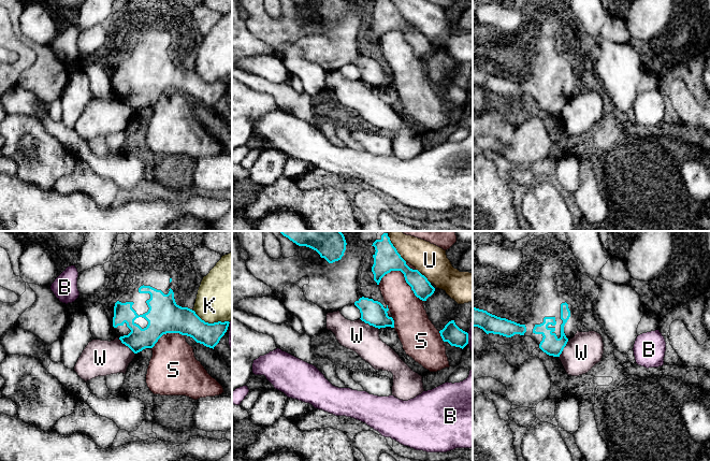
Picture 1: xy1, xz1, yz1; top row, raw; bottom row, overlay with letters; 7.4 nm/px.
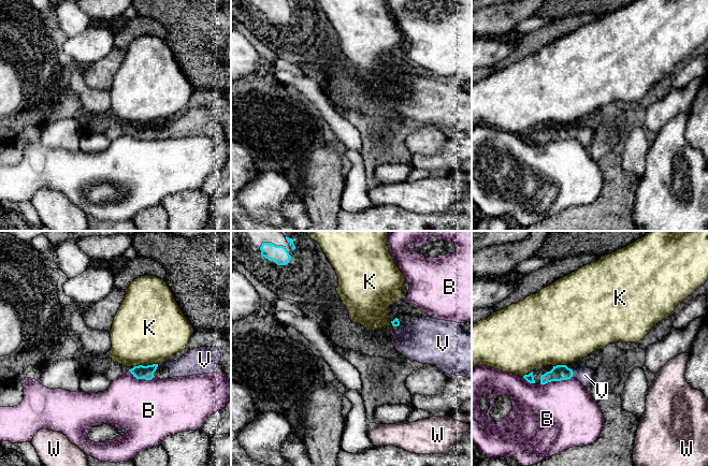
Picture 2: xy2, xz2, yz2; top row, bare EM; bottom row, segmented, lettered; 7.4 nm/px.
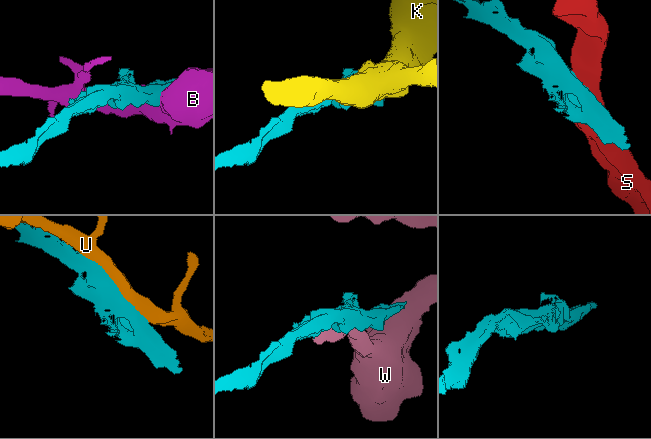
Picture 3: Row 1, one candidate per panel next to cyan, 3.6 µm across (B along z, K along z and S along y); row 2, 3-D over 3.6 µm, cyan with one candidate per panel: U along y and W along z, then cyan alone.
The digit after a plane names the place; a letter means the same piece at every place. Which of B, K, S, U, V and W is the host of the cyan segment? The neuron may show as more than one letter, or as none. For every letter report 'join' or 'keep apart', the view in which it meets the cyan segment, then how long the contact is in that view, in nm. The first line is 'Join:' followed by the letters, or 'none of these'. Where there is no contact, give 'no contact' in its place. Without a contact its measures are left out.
Join: V
B: keep apart; contact in yz2; length 240 nm
K: keep apart; contact in xy1; length 300 nm
S: keep apart; contact in xz1; length 380 nm
U: keep apart; contact in xz1; length 200 nm
V: join; contact in yz2; length 50 nm
W: keep apart; contact in xz1; length 170 nm

